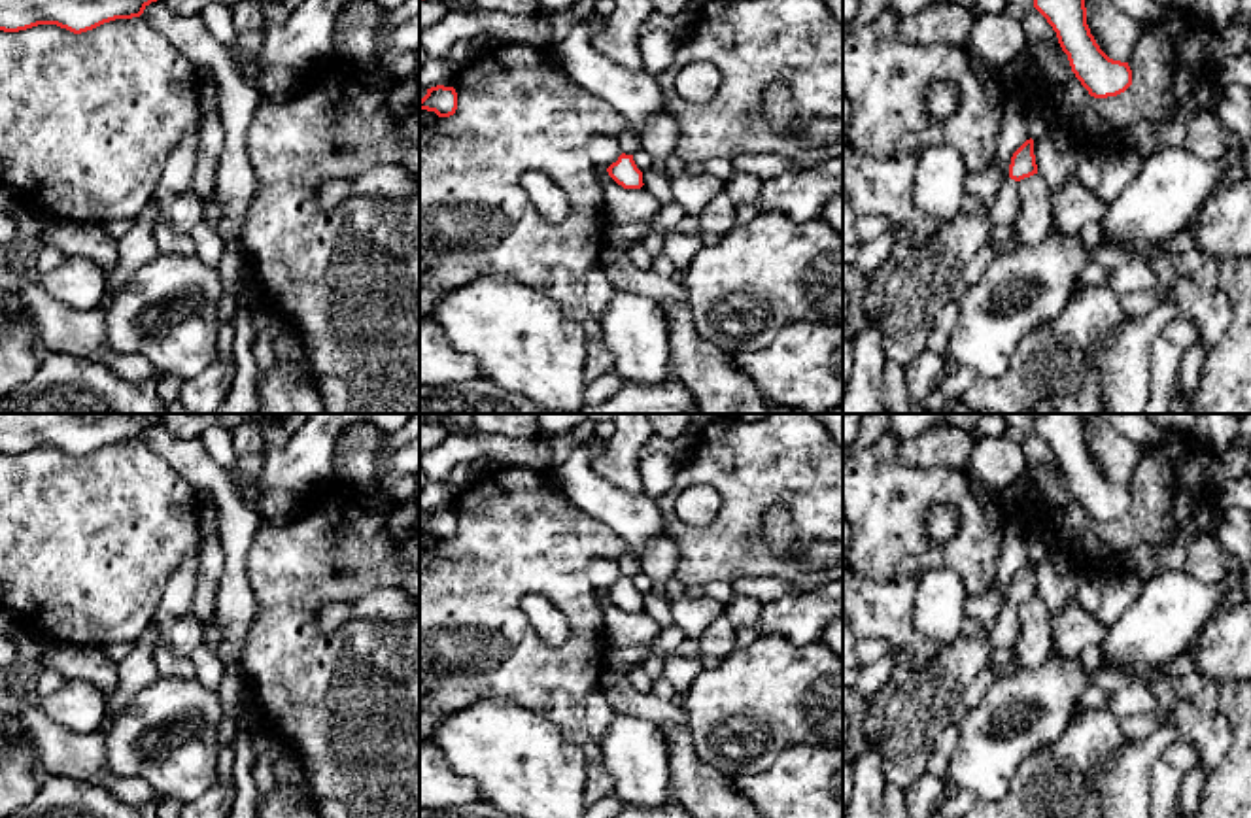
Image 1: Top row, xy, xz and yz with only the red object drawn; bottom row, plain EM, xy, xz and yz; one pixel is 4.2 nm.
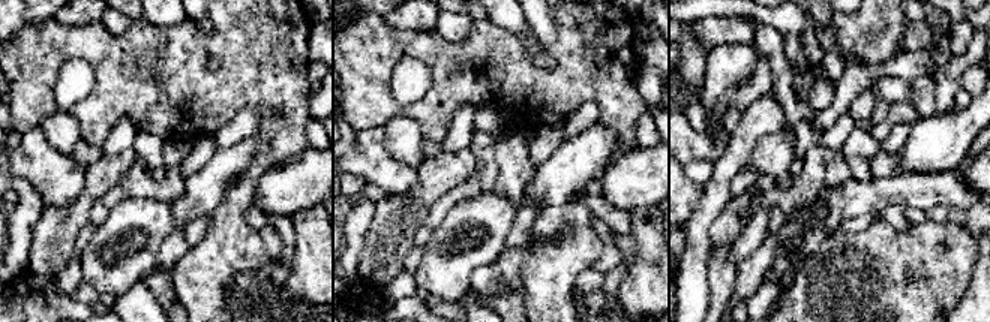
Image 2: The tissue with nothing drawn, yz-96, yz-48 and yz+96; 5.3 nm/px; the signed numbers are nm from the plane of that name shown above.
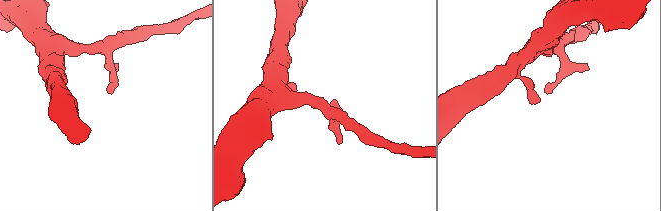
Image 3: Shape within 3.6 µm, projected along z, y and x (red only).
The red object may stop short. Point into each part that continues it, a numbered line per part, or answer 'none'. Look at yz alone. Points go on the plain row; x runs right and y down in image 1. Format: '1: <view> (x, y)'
1: yz (921, 709)

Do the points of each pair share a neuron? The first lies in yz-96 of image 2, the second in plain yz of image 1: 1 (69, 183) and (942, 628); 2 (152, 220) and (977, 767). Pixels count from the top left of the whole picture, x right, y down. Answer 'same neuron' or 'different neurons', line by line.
1: different neurons
2: same neuron

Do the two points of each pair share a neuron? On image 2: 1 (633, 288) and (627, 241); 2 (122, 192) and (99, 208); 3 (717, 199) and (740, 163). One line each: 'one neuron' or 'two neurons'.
1: two neurons
2: one neuron
3: one neuron

